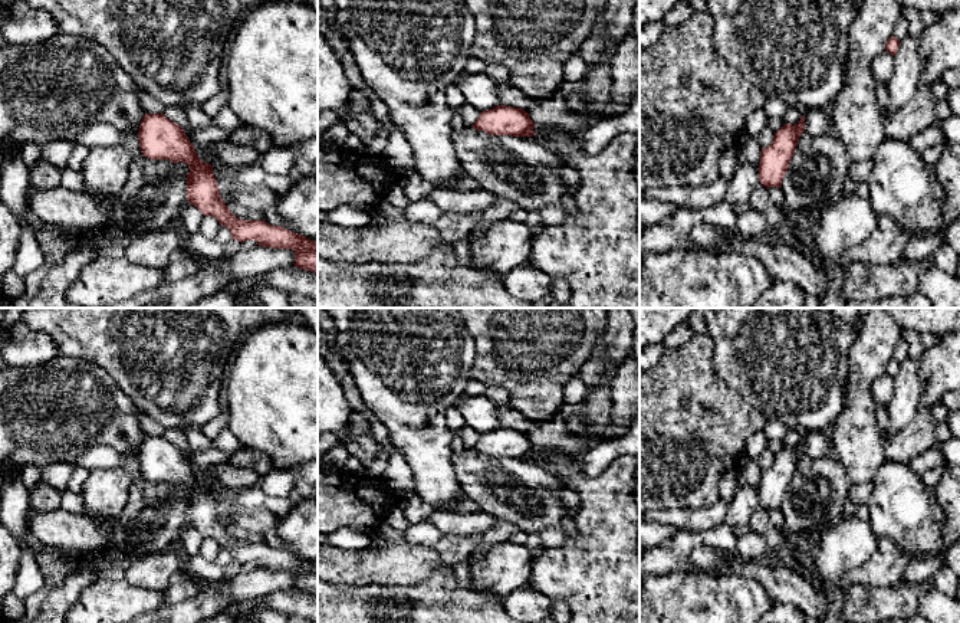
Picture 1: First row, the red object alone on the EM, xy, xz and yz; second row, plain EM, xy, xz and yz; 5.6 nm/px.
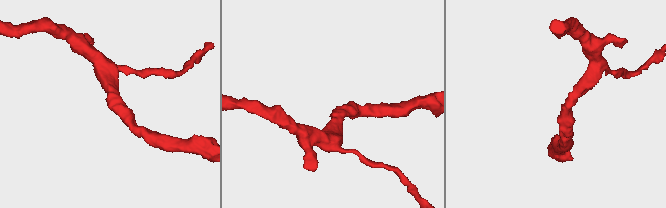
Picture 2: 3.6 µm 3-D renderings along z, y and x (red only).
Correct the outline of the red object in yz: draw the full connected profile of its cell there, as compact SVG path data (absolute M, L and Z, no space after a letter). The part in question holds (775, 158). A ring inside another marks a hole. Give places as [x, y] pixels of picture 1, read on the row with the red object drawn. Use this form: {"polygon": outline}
{"polygon": "M805 115L795 125L785 124L775 132L769 147L760 151L759 181L766 187L782 187L799 137L805 132Z"}

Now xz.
{"polygon": "M506 105L480 112L480 117L471 127L490 135L535 135L535 122L530 119L529 114L522 108Z"}

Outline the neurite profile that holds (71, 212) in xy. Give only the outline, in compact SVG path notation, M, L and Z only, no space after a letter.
M30 184L26 196L29 212L45 226L53 226L72 235L92 235L109 219L108 207L96 204L83 193L75 193L62 186L39 188Z

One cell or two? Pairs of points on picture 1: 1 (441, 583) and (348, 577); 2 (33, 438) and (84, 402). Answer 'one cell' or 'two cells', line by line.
1: two cells
2: one cell

